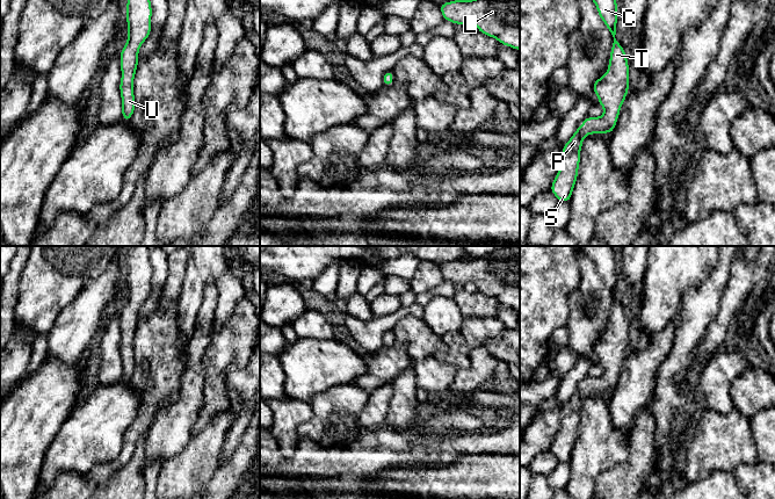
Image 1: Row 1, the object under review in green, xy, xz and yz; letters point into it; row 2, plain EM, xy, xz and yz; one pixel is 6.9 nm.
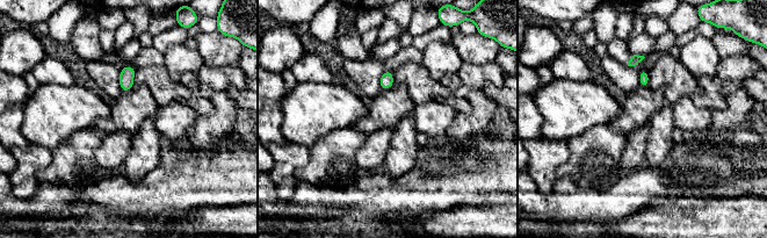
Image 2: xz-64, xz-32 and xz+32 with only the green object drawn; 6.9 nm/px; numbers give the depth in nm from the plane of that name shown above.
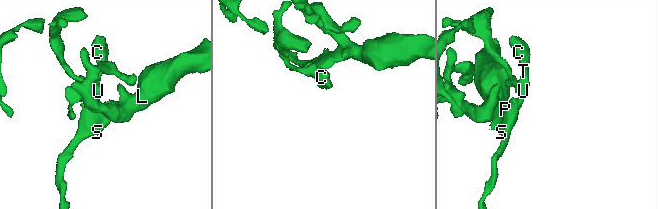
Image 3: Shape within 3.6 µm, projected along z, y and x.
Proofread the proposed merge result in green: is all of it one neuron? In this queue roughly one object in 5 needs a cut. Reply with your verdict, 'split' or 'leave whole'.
leave whole

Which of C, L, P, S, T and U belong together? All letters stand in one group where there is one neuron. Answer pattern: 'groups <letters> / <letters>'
groups C L P S T U

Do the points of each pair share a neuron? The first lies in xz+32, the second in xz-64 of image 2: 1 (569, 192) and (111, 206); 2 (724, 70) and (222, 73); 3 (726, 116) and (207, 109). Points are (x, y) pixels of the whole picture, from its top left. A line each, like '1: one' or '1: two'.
1: one
2: one
3: two

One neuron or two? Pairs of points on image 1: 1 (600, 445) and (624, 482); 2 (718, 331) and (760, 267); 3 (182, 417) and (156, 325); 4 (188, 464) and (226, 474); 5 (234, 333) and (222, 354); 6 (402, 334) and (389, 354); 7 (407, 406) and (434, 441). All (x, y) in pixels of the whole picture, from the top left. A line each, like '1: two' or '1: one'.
1: two
2: one
3: two
4: two
5: one
6: two
7: two

